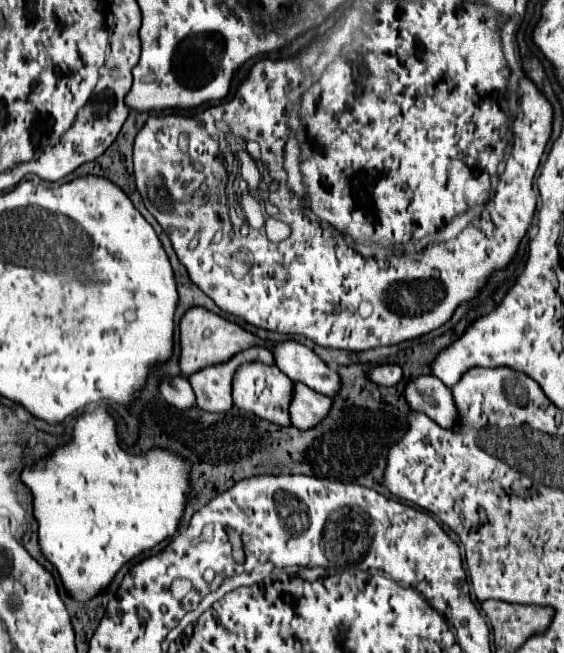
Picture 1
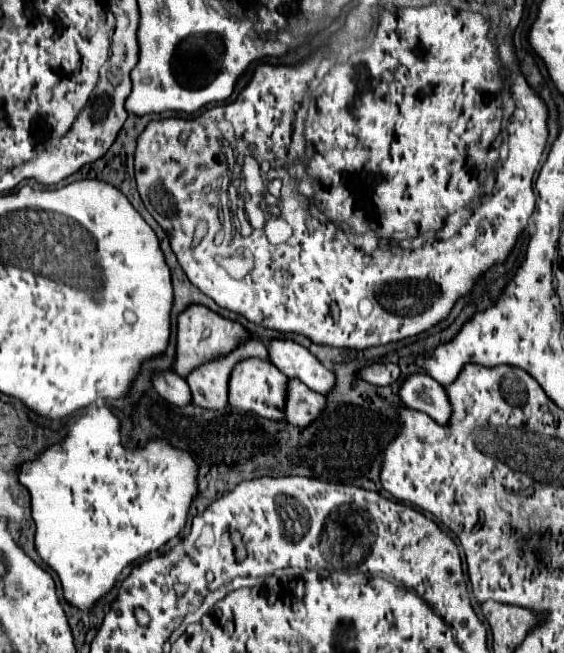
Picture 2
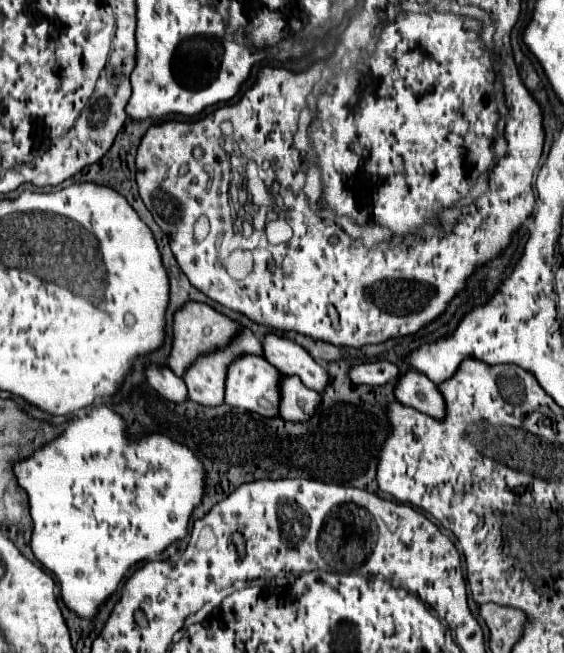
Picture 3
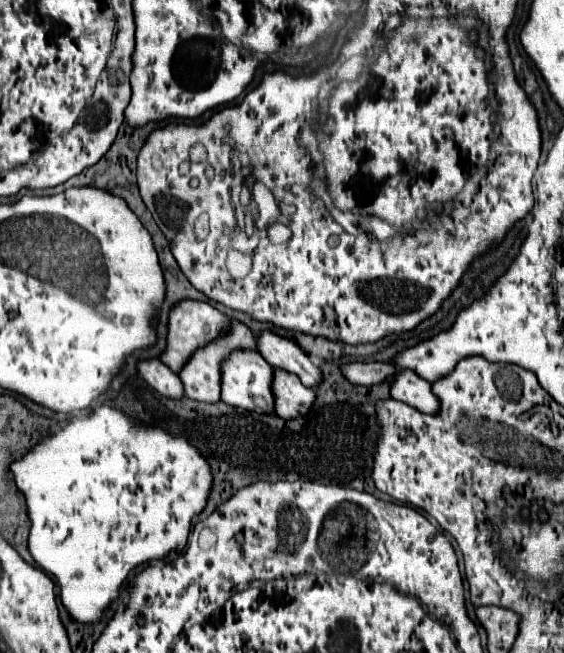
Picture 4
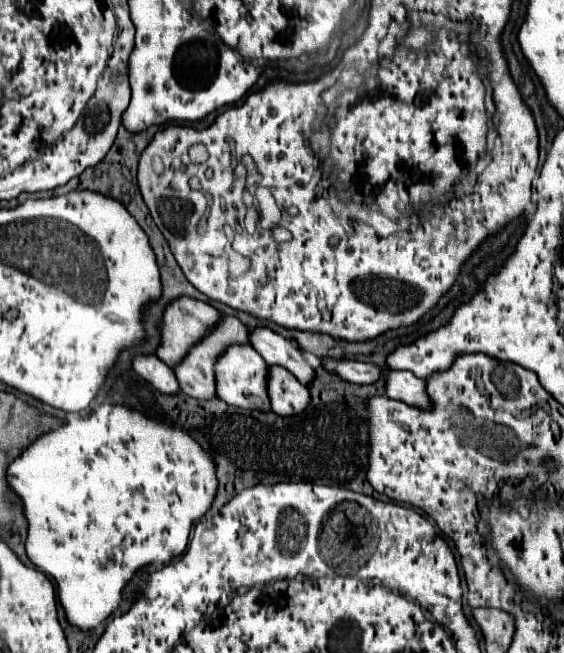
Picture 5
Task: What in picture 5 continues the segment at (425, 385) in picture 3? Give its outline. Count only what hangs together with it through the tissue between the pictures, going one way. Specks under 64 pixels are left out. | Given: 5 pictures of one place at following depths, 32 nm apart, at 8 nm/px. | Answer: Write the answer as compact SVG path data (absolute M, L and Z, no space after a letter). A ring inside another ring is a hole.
M386 370L386 396L394 400L402 400L412 406L430 408L430 400L426 398L426 386L420 378L410 372Z

